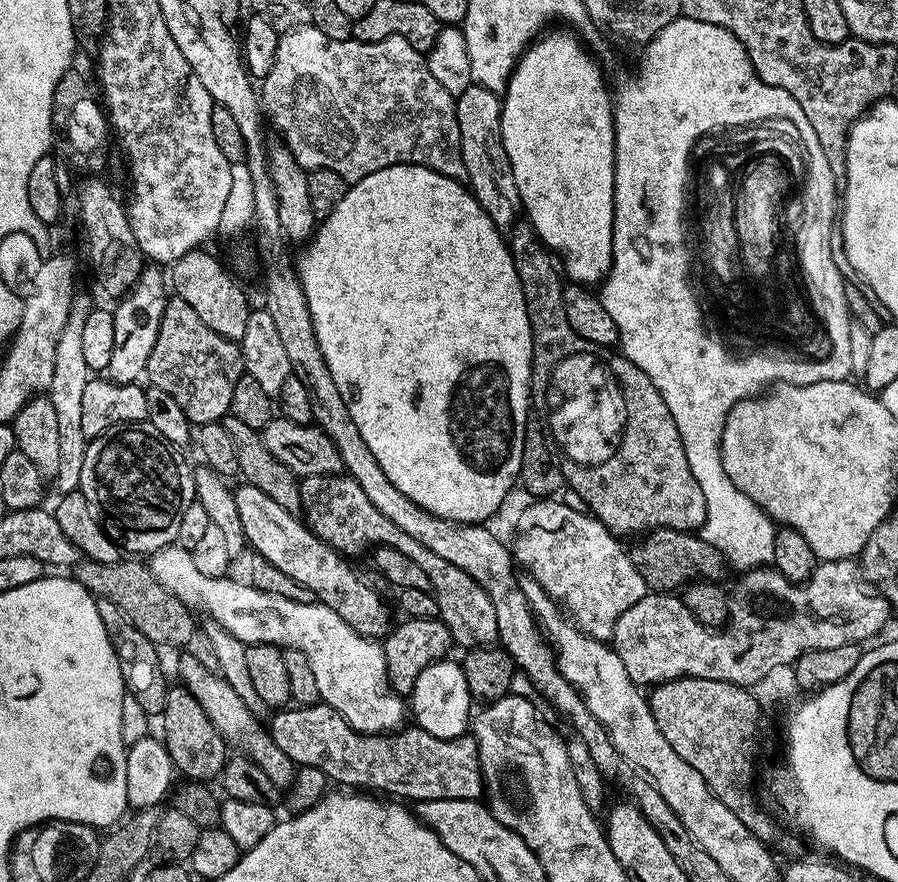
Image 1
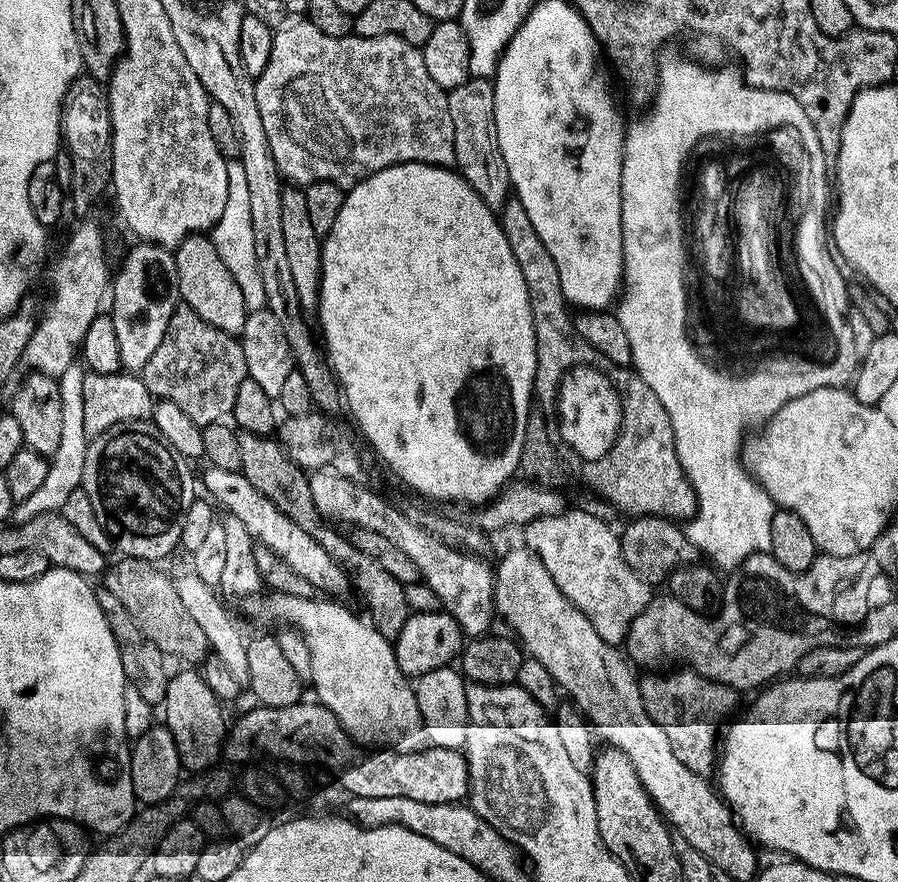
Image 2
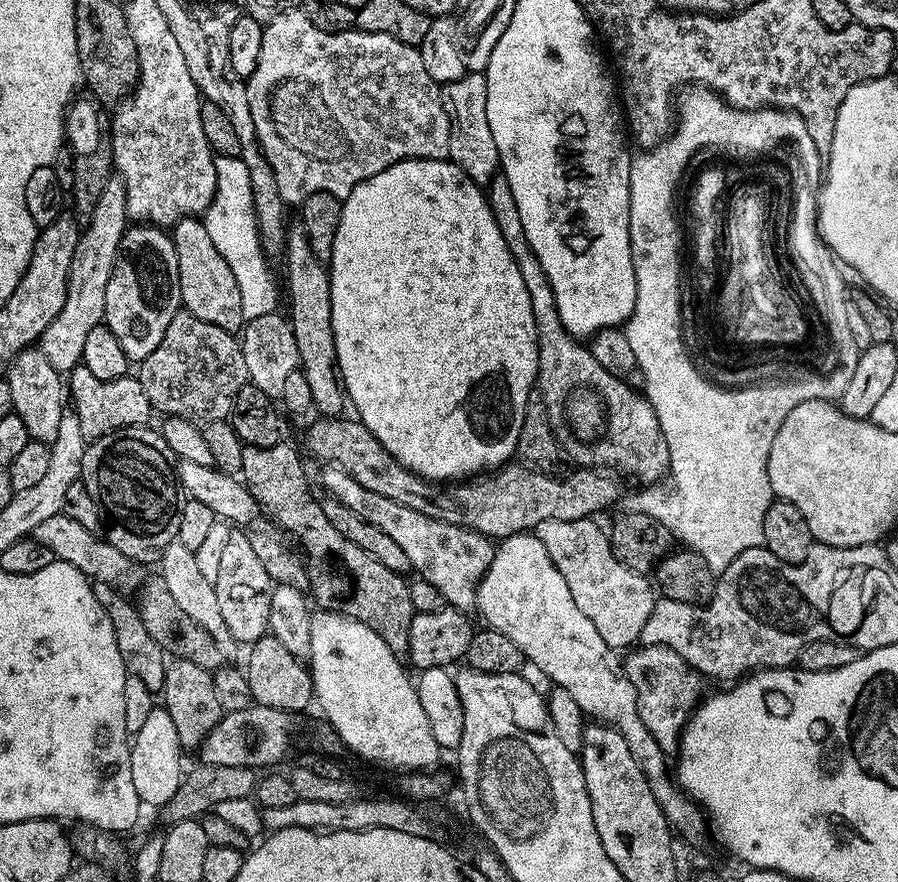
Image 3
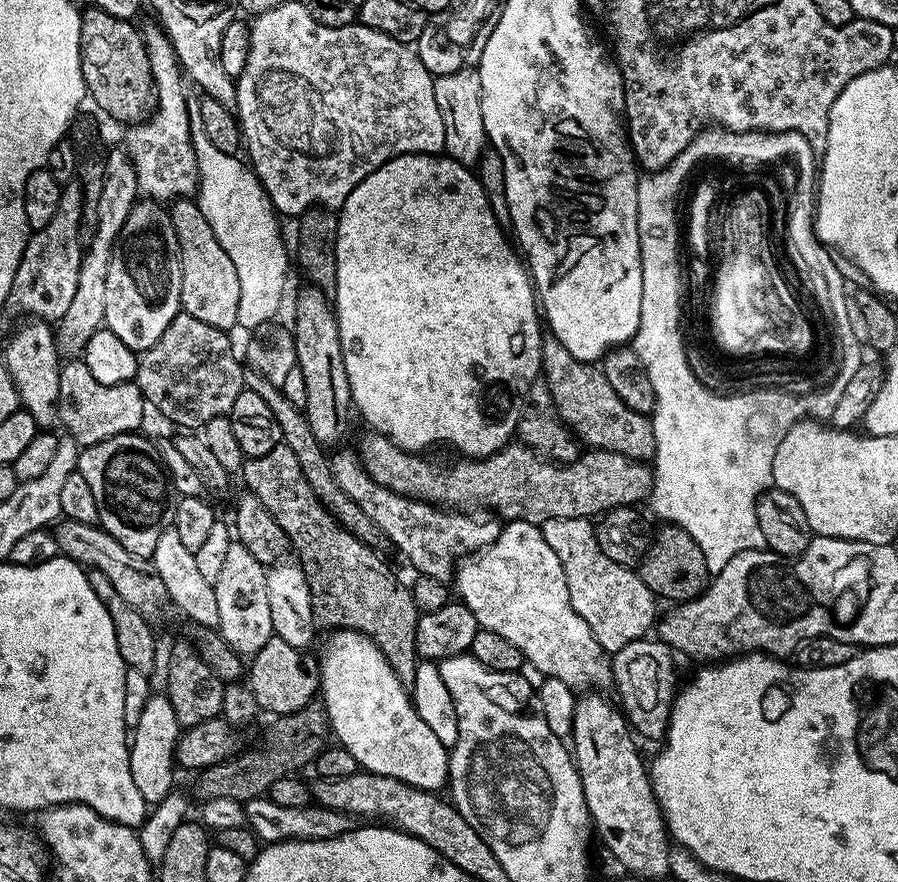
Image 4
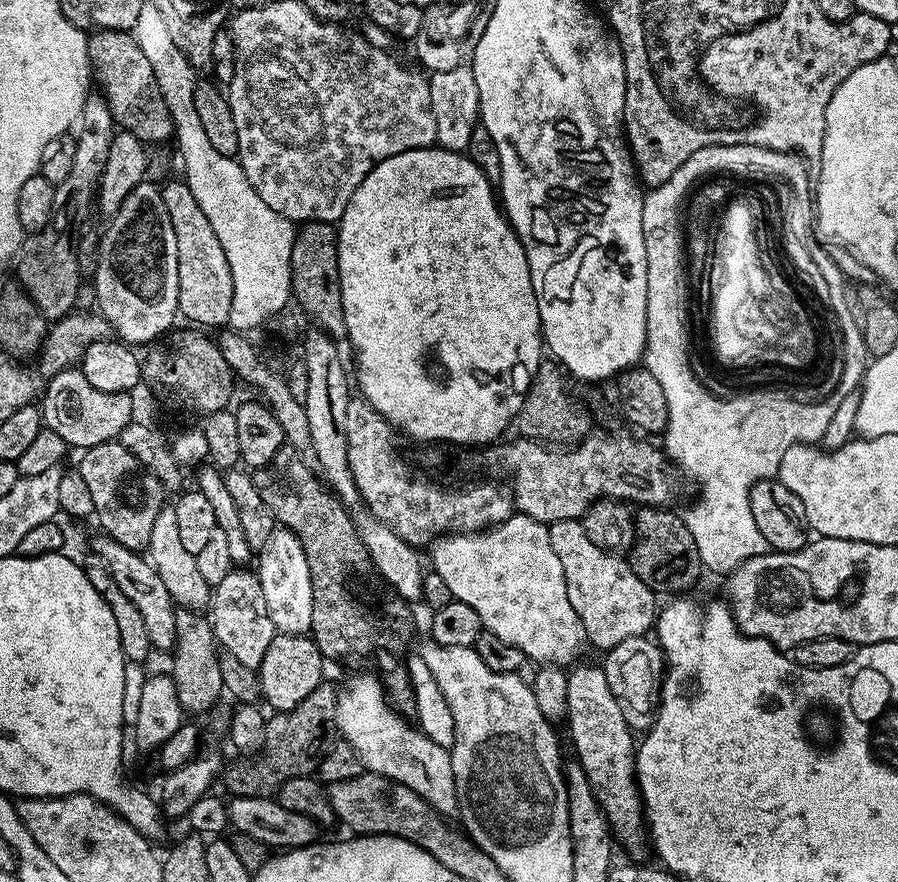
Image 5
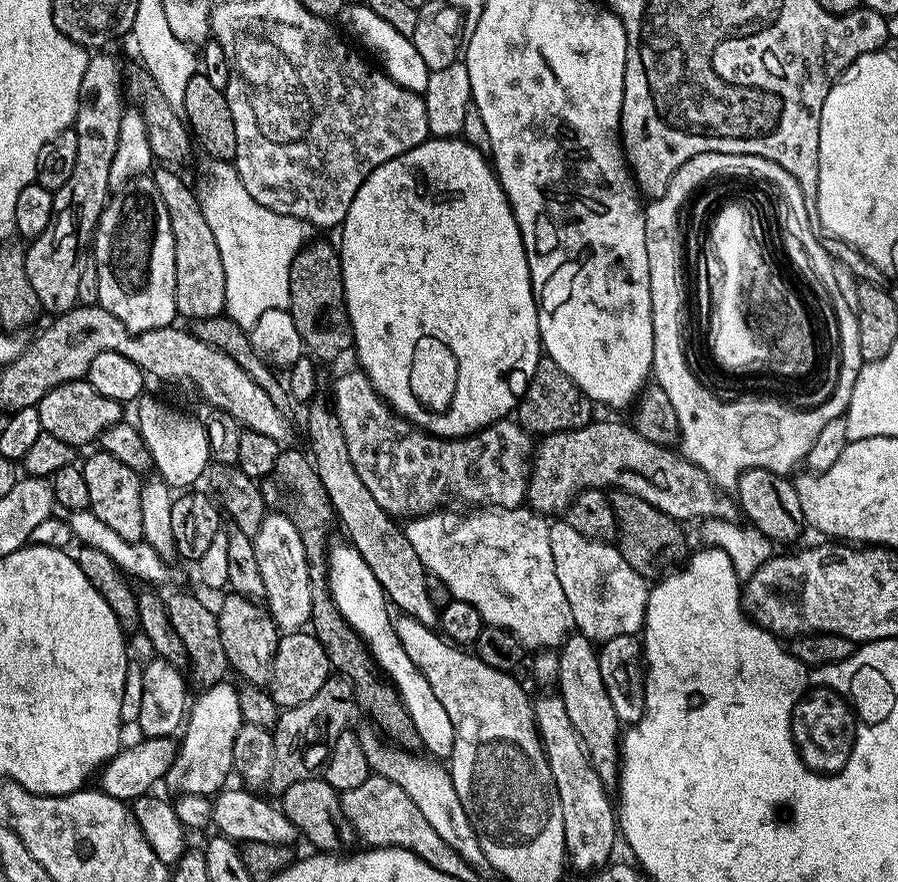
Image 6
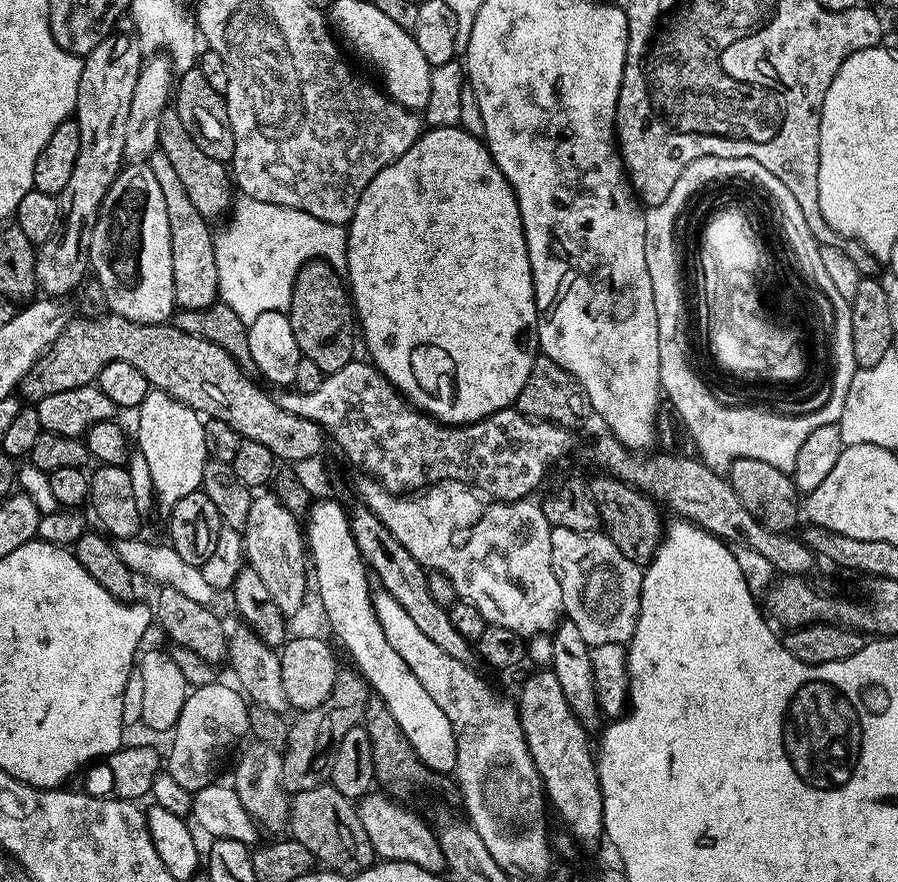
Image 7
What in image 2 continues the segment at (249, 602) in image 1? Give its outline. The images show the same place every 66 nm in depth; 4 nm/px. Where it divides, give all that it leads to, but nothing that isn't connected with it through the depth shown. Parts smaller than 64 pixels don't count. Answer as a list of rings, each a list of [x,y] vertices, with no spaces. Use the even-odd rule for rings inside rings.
[[[269,591],[267,595],[259,601],[261,618],[268,624],[291,626],[302,634],[302,638],[306,638],[306,646],[310,646],[310,666],[312,667],[310,684],[311,687],[316,687],[315,699],[334,713],[340,725],[347,730],[353,740],[364,746],[395,746],[400,750],[415,749],[421,743],[419,740],[422,740],[418,698],[413,681],[404,676],[398,666],[393,641],[387,640],[367,619],[359,620],[339,599],[294,598],[294,594],[273,591]]]

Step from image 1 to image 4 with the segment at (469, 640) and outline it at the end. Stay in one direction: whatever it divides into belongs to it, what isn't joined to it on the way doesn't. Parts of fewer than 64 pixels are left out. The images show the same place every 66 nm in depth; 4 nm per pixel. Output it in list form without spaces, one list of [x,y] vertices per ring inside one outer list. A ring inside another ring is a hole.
[[[333,455],[331,465],[334,482],[342,486],[342,491],[362,509],[362,514],[369,516],[373,522],[378,522],[389,545],[393,549],[396,547],[417,568],[415,571],[419,575],[451,581],[458,557],[480,552],[490,547],[500,536],[502,521],[499,516],[454,512],[436,508],[421,500],[411,500],[409,496],[394,494],[394,490],[374,482],[374,478],[370,478],[355,455]]]

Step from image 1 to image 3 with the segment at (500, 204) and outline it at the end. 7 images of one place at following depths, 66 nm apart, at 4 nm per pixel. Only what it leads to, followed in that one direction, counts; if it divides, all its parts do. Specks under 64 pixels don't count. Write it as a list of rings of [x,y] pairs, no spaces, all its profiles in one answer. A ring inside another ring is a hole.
[[[465,72],[462,78],[443,85],[440,89],[442,106],[450,118],[450,154],[448,159],[457,164],[474,183],[487,186],[501,171],[498,146],[490,134],[486,118],[486,78],[483,72]]]

